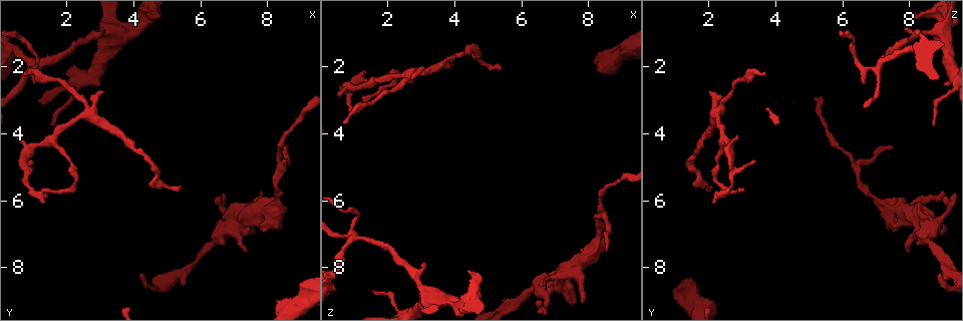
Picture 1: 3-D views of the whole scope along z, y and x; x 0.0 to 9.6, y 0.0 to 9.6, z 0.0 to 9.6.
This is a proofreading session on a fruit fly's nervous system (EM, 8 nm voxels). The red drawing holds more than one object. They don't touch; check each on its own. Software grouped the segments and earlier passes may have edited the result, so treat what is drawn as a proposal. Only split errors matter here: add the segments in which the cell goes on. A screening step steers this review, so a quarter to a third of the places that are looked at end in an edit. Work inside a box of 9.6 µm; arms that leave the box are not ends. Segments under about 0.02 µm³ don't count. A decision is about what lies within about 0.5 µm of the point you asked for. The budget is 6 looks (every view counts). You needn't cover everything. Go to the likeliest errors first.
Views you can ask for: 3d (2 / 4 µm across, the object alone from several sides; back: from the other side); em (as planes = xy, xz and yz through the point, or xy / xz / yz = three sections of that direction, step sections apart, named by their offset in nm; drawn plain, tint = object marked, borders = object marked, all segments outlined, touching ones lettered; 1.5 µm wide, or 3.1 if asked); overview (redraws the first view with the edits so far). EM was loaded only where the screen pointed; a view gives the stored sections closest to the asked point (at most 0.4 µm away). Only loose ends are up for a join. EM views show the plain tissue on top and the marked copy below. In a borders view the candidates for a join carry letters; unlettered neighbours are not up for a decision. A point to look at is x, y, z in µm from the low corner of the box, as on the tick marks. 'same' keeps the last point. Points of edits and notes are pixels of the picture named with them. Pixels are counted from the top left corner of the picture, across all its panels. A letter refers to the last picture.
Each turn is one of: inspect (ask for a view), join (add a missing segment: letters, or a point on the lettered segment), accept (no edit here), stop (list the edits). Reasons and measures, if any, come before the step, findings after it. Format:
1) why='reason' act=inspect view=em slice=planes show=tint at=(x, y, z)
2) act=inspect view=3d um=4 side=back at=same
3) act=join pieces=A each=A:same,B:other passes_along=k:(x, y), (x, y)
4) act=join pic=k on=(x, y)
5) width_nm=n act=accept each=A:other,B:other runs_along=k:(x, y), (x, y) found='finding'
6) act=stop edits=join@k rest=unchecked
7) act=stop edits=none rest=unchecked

why='long arm stops here' act=inspect view=3d um=2 at=(0.75, 2.25, 3.70)

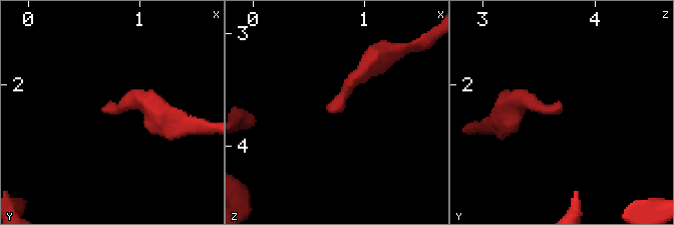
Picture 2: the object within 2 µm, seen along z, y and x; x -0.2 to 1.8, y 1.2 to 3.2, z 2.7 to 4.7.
why='now the EM' act=inspect view=em slice=yz step=8 show=tint at=(0.74, 2.24, 3.72)

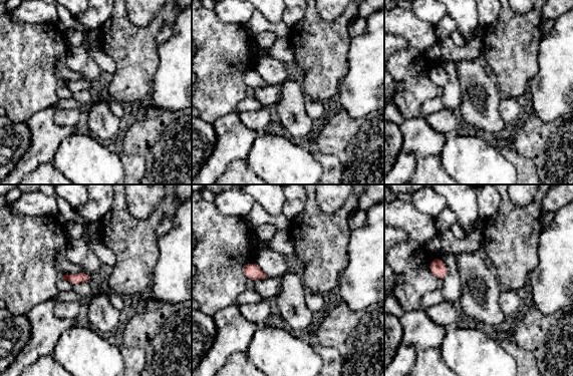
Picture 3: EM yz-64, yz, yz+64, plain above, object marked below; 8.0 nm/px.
why='cut it another way' act=inspect view=em slice=planes show=borders at=same

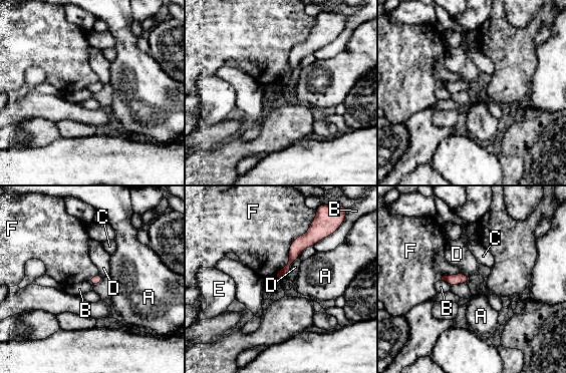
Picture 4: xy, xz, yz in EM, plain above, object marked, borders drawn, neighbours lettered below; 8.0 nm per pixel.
act=accept each=A:other,B:other,C:other,D:other,E:other,F:other runs_along=4:(317, 235), (294, 252), (277, 277) found='none of them fits'

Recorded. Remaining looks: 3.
act=inspect view=em slice=xy step=4 show=tint at=(4.20, 8.15, 8.90)

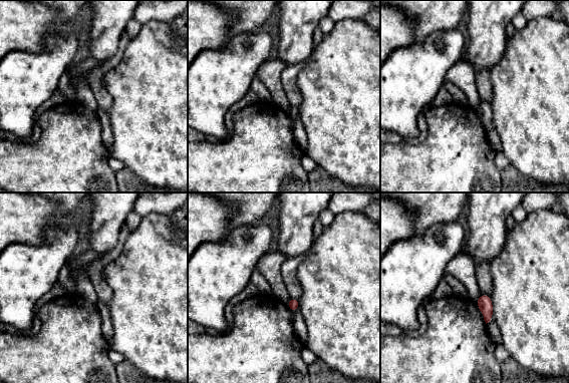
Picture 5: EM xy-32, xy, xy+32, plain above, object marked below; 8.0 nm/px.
why='cut it another way' act=inspect view=em slice=planes show=borders at=same

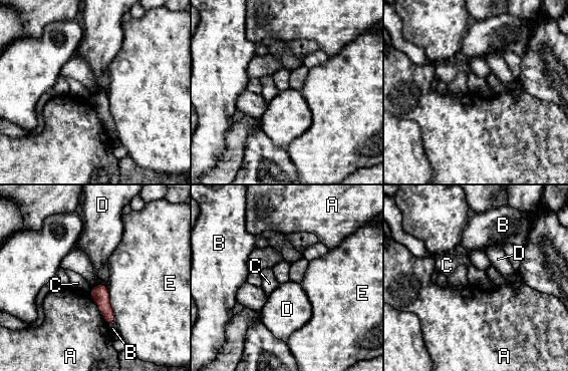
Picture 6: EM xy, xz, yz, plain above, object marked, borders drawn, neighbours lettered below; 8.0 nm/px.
width_nm=140 act=accept each=A:other,B:other,C:other,D:other,E:other border=6:(103, 283), (96, 285) found='none of them fits'

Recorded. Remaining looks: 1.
act=stop edits=none rest=unchecked

